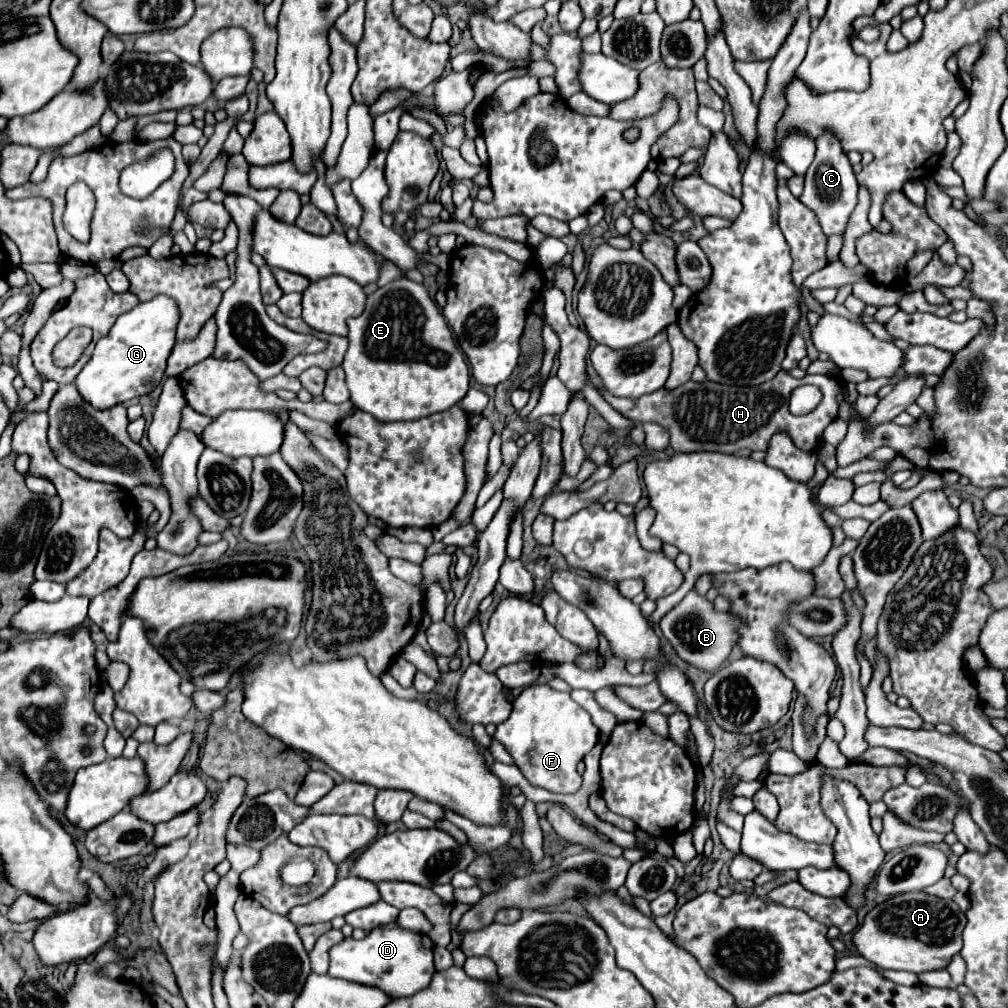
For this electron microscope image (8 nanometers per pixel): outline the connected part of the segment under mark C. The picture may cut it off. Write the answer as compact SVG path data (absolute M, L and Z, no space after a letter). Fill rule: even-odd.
M825 132L817 138L817 154L805 174L805 190L799 200L817 216L827 238L833 234L845 234L847 220L857 204L857 178L851 162L847 160L847 154L841 150L837 138L831 132Z

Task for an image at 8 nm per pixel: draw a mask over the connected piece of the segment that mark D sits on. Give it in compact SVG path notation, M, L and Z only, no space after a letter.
M397 922L373 928L363 940L345 938L341 940L341 944L335 944L329 950L329 976L363 986L375 986L389 998L415 994L429 984L433 972L433 942L429 940L429 936L405 930Z

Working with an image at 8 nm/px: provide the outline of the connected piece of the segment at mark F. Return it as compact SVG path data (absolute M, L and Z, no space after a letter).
M533 684L515 698L511 716L497 726L493 738L507 748L533 786L573 794L581 786L581 776L575 770L577 762L597 744L599 730L591 722L591 716L569 694L557 692L549 684Z

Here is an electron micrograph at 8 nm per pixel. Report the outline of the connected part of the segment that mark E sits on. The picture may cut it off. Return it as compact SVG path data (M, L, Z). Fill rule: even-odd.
M405 276L391 284L377 288L367 296L365 310L357 318L347 320L349 348L343 360L345 382L351 392L355 408L369 412L379 422L421 420L429 414L443 412L463 400L469 390L469 366L461 348L453 340L453 332L439 312L435 300L429 296L423 284L417 284Z

